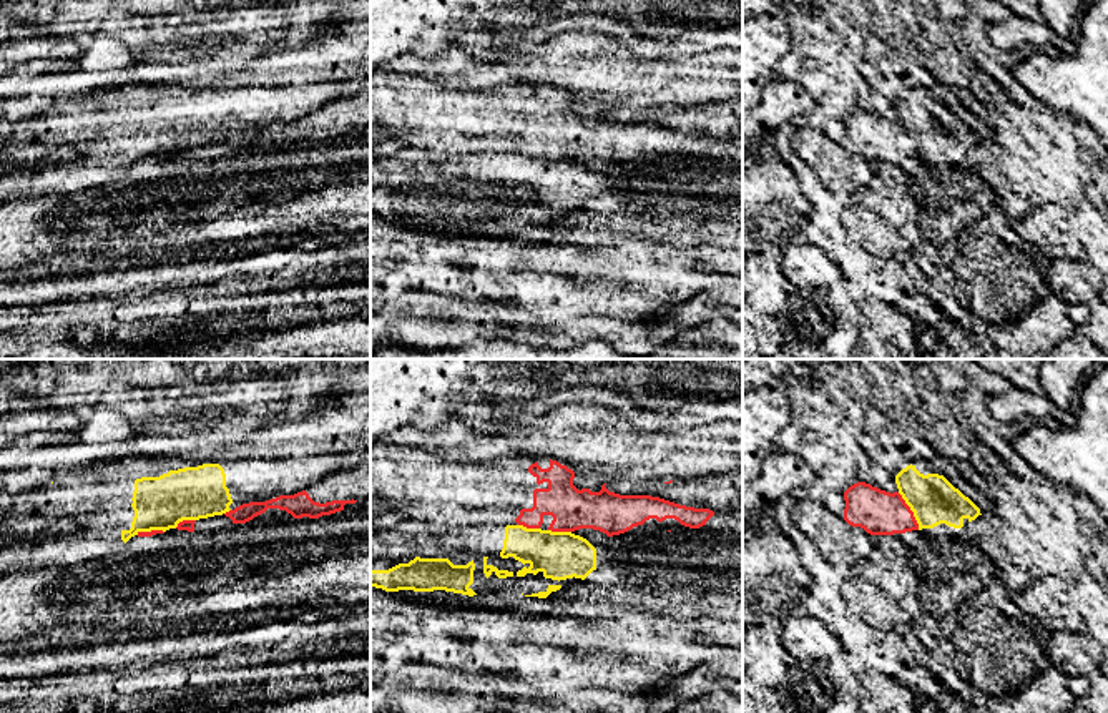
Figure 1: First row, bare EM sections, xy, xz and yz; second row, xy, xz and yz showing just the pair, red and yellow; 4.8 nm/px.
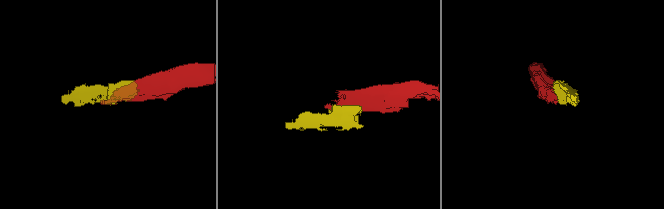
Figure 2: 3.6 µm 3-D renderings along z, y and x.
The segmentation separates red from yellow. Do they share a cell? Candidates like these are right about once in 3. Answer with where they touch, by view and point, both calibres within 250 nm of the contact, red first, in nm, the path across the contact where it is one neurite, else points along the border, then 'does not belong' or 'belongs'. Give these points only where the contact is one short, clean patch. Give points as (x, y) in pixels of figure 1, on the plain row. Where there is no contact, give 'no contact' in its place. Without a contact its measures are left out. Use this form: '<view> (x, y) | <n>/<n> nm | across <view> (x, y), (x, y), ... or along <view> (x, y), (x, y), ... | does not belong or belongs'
yz (911, 138) | 220/240 nm | does not belong

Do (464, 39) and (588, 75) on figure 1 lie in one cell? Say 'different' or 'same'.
same

